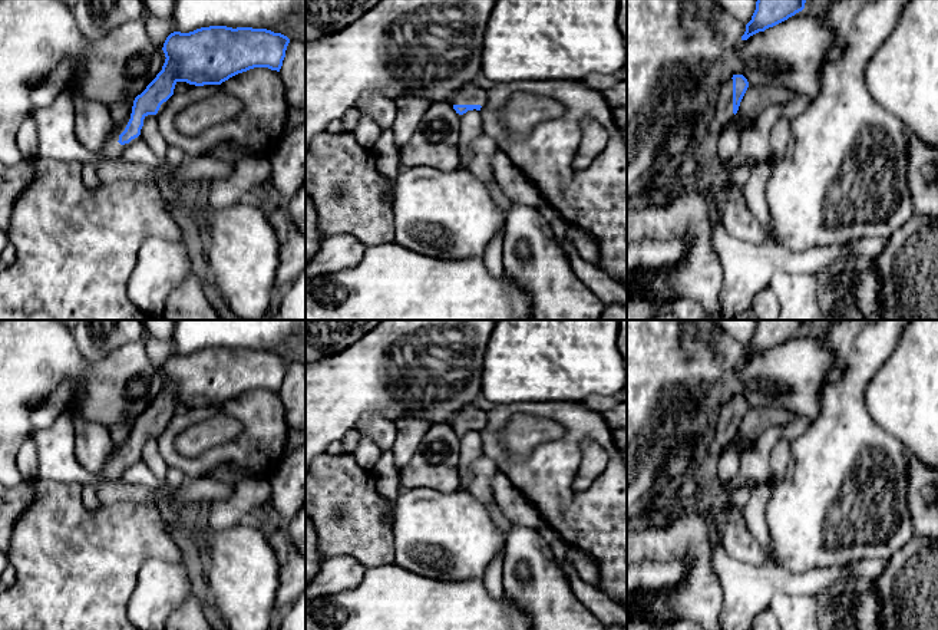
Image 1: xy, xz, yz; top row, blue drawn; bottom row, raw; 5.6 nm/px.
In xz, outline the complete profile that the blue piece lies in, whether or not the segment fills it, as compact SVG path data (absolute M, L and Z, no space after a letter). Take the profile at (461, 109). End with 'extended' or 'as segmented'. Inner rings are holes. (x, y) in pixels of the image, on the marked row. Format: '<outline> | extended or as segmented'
M469 83L449 98L449 103L453 106L456 113L463 115L468 111L480 111L486 103L488 93L475 83Z | extended

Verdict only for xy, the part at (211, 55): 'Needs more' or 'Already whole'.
Needs more

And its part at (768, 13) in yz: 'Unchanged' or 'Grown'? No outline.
Unchanged

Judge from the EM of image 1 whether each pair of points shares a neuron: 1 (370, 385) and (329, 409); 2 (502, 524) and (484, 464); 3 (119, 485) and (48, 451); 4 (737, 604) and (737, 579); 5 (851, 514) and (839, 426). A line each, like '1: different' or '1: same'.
1: same
2: same
3: same
4: same
5: same

